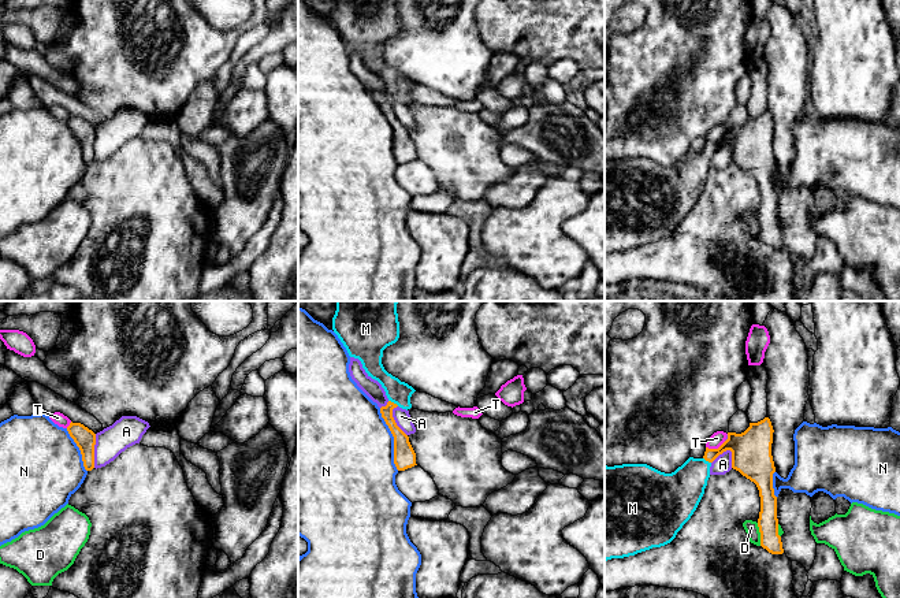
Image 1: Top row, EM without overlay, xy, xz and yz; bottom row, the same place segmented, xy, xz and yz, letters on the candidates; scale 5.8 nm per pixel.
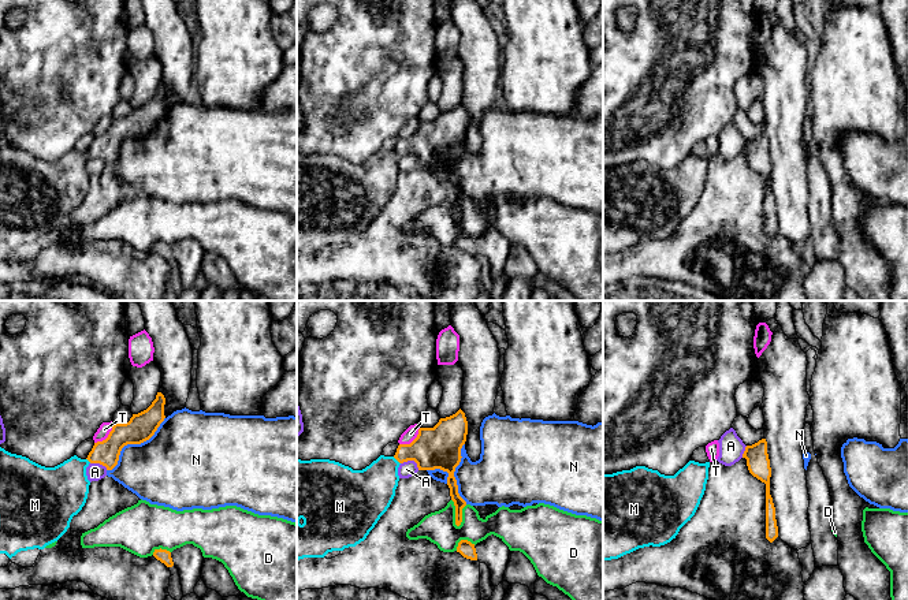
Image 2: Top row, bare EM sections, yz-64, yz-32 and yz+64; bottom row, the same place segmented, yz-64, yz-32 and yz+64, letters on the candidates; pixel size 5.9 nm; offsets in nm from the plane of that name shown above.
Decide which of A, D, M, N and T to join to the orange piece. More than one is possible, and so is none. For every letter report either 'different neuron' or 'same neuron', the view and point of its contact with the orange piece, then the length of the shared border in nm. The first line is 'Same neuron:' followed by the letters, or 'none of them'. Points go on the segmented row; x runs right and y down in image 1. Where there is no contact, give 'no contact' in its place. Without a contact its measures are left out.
Same neuron: M
A: different neuron; meets orange in yz at (721, 453); contact 140 nm long
D: different neuron; meets orange in yz at (761, 534); contact 140 nm long
M: same neuron; meets orange in xz at (393, 402); contact 70 nm long
N: different neuron; meets orange in xz at (394, 439); contact 380 nm long
T: different neuron; meets orange in yz at (716, 449); contact 130 nm long

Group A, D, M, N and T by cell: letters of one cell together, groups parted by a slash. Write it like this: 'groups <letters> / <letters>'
groups A / D / M / N / T

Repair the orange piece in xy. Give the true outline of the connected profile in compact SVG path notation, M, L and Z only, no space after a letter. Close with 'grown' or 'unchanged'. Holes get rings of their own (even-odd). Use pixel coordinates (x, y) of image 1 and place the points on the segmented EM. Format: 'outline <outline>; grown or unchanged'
outline M72 421L67 431L81 450L85 469L92 471L94 468L96 434L83 424Z; unchanged

